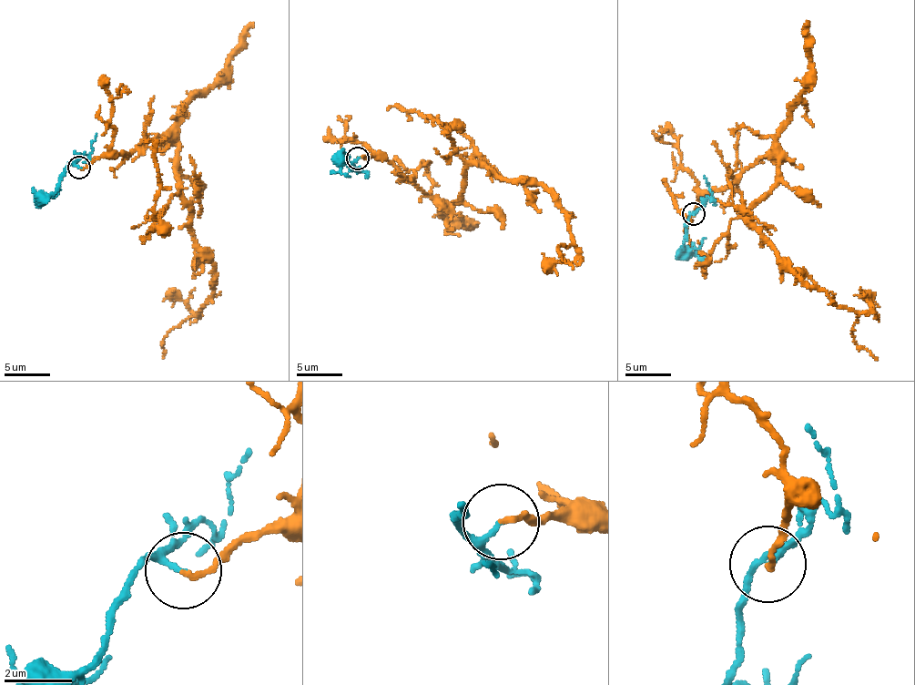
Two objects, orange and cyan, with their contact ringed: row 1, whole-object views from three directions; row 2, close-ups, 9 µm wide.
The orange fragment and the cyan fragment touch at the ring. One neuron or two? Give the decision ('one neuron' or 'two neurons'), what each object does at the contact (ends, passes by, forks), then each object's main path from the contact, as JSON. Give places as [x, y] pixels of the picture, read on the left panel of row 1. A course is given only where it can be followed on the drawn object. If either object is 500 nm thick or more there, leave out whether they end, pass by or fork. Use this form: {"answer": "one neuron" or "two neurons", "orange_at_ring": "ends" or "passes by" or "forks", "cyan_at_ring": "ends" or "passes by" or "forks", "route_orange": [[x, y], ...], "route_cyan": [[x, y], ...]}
{"answer": "one neuron", "orange_at_ring": "ends", "cyan_at_ring": "passes by", "route_orange": [[79, 168], [127, 157], [158, 137], [178, 144], [181, 199], [214, 276], [204, 304], [161, 342], [162, 358]], "route_cyan": [[79, 168], [71, 163], [60, 186], [47, 195], [49, 197], [59, 189]]}

